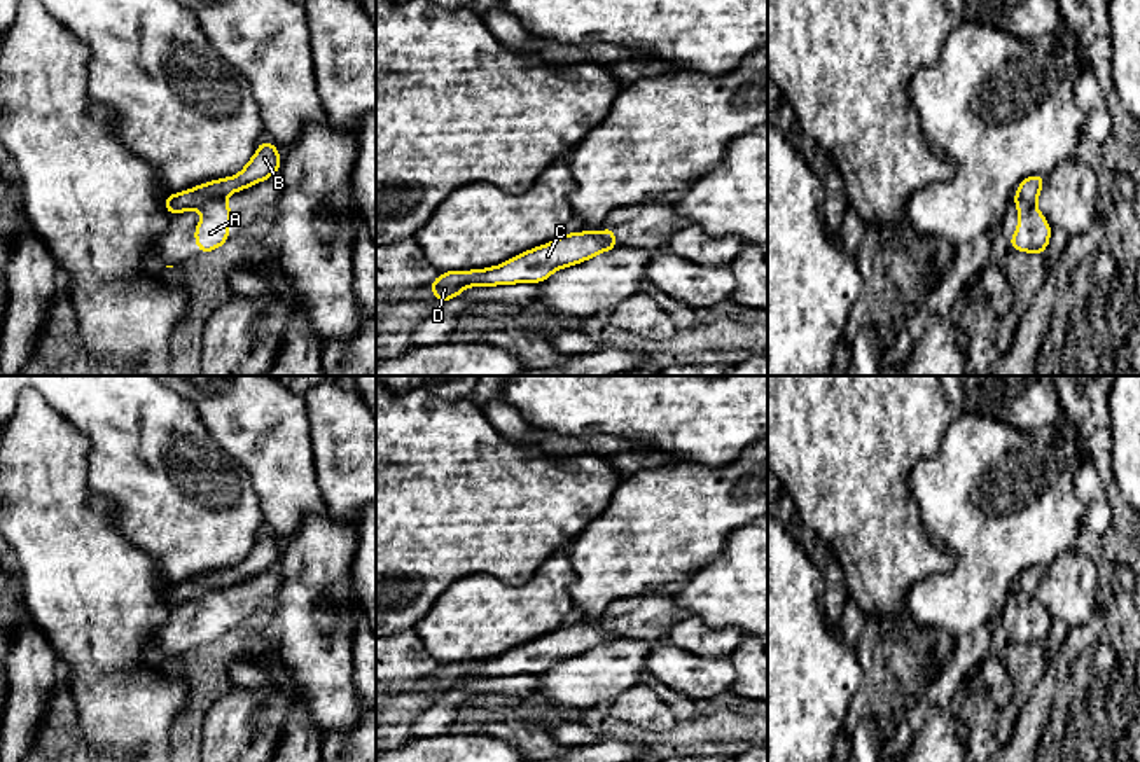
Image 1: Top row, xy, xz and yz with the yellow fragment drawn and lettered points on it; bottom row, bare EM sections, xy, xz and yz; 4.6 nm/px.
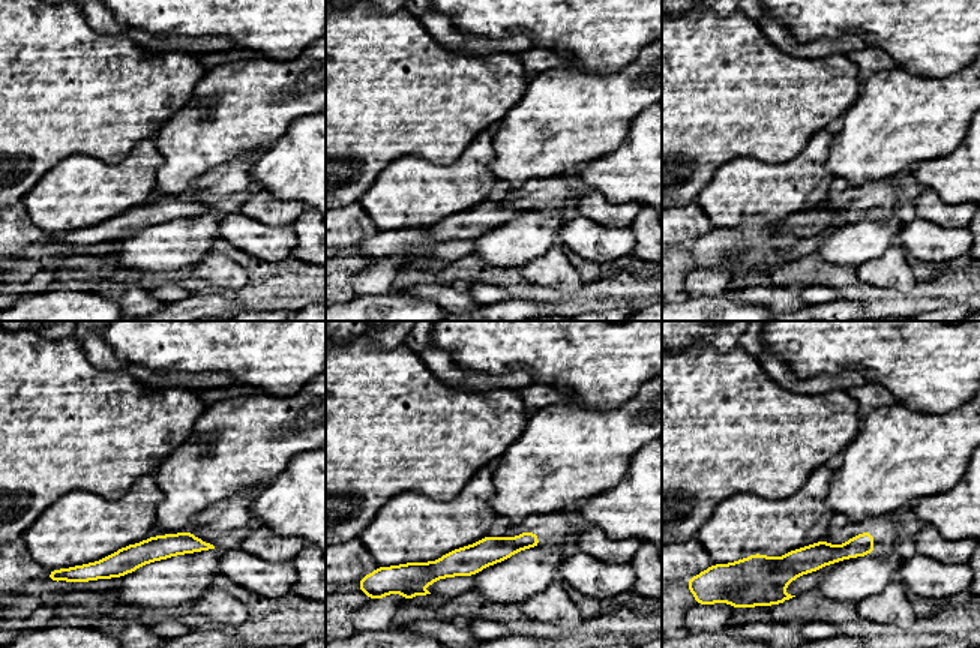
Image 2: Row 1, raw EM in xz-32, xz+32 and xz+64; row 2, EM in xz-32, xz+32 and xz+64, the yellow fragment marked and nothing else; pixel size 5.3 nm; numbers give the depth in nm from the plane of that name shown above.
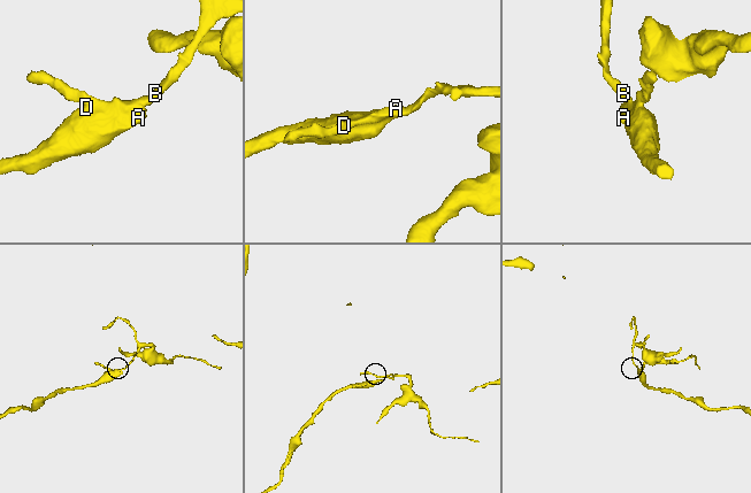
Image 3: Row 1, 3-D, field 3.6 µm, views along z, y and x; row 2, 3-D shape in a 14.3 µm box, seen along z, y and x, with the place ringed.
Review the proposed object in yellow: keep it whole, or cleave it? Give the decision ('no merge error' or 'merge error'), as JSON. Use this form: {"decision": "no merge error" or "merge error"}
{"decision": "merge error"}

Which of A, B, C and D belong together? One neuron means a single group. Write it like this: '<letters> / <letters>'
A D / B C

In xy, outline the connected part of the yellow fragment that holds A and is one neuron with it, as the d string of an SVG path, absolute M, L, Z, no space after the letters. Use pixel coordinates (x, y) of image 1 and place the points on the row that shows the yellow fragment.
M215 197L201 208L203 218L194 229L199 253L212 252L227 243L231 210L231 204L224 203L222 197Z

